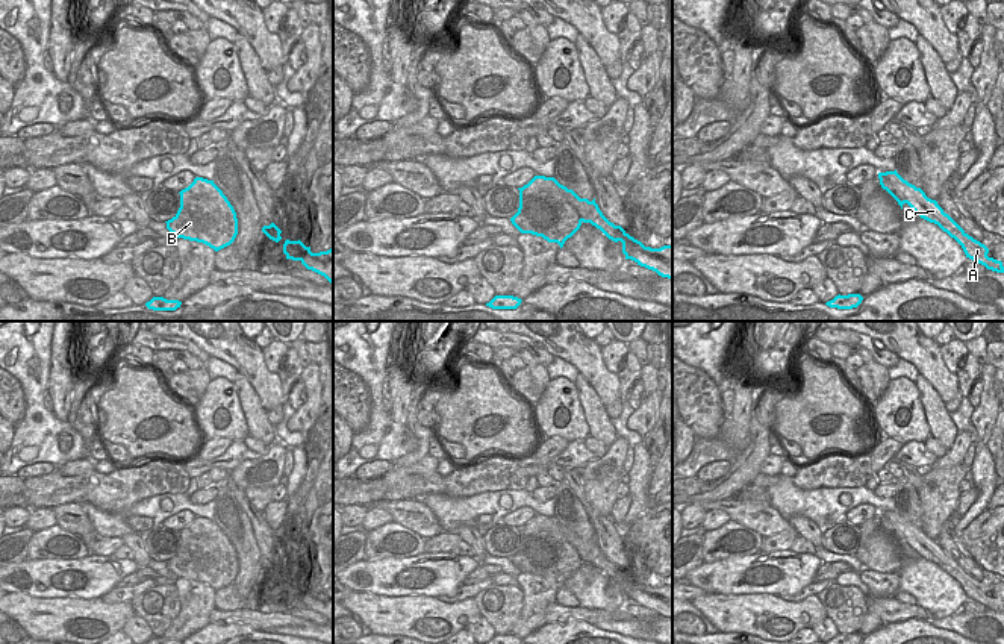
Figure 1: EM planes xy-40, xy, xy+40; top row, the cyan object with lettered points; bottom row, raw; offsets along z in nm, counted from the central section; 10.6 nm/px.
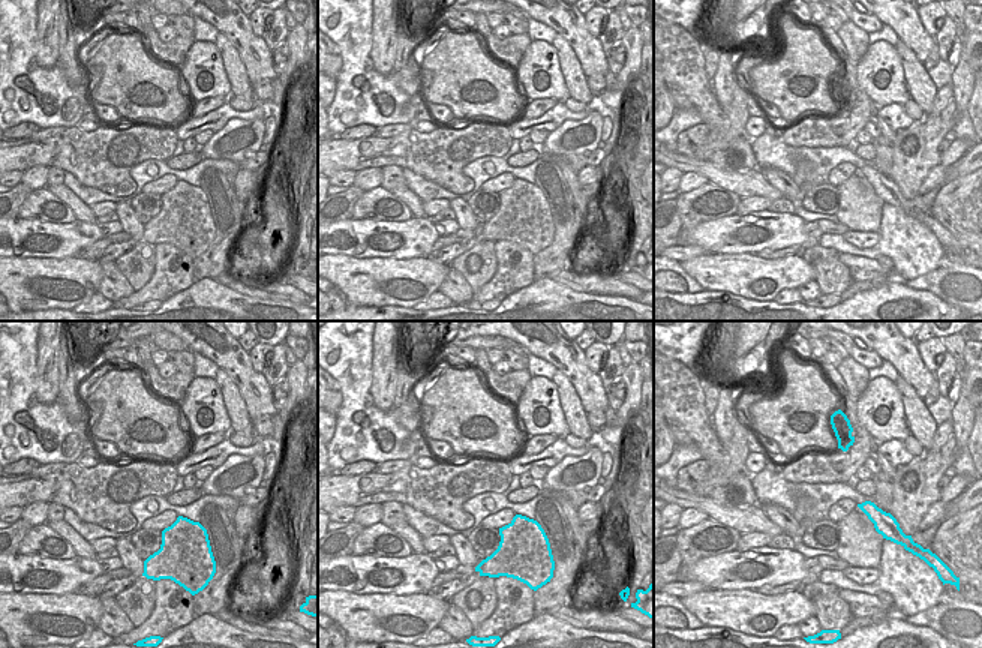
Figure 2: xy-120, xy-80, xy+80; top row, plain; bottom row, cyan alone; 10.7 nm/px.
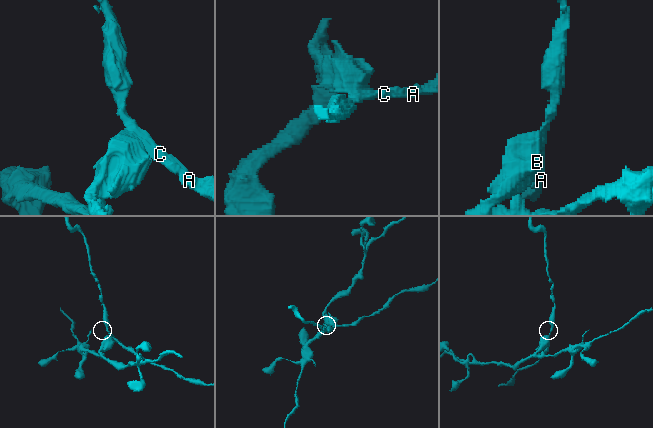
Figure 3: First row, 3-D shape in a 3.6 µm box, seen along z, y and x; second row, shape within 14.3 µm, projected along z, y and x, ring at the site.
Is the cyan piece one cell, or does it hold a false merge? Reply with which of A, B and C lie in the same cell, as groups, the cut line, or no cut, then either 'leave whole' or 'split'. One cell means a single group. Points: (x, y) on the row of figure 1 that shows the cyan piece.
A C / B; cut in xy along (548, 178), (555, 181), (559, 191), (582, 220); split

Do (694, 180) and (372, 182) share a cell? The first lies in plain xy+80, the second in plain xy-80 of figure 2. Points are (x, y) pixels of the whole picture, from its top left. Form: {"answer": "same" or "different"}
{"answer": "same"}

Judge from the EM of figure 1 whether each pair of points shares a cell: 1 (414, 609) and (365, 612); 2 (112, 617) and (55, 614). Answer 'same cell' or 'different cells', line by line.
1: same cell
2: same cell

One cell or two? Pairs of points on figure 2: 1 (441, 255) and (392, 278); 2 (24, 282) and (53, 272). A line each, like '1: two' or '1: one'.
1: two
2: one

